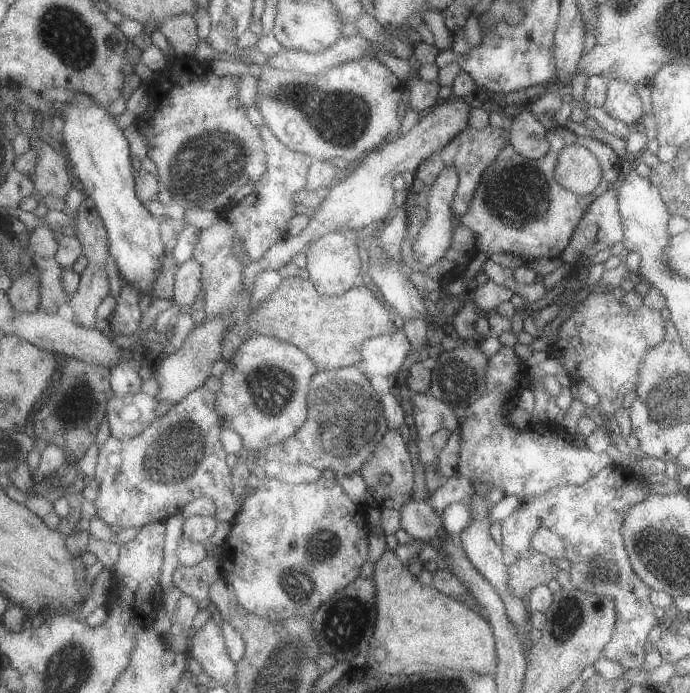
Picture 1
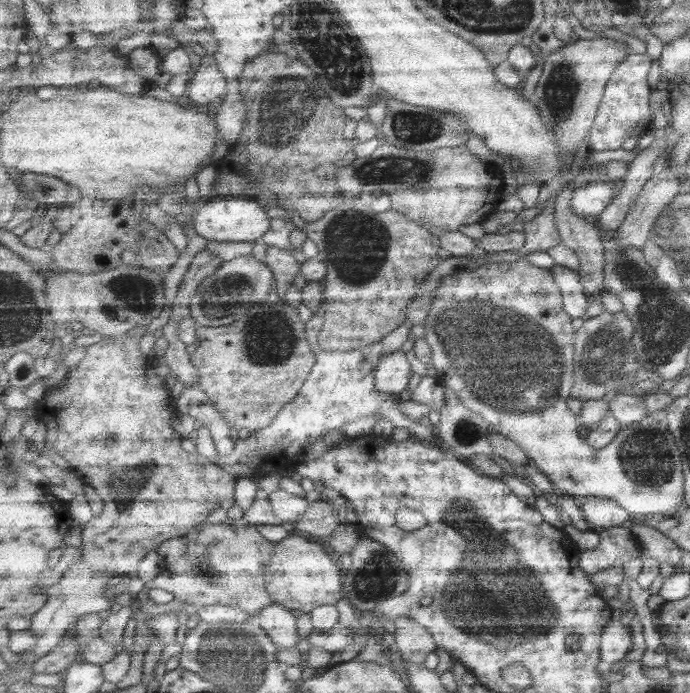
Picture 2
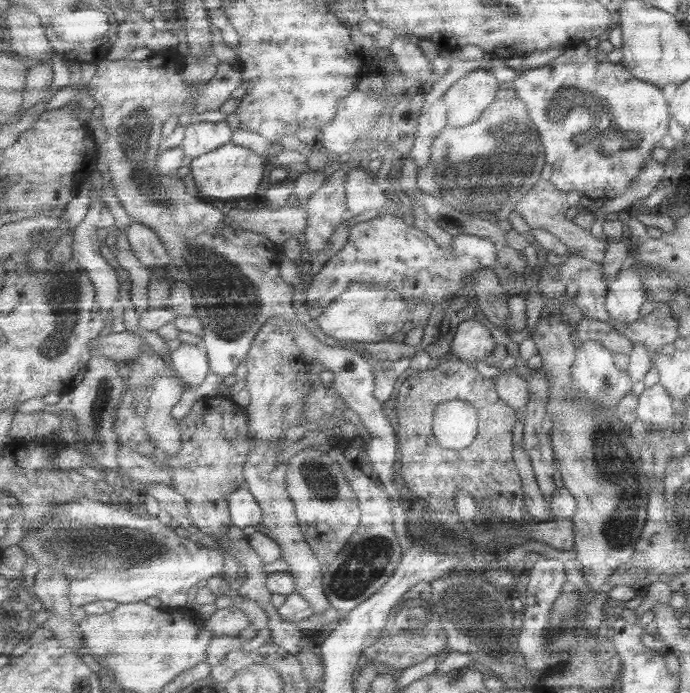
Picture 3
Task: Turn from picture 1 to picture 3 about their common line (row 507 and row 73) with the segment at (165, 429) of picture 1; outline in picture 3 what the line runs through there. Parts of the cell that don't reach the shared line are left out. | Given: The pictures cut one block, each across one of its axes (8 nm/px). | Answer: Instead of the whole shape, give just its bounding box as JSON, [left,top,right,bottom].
[85,52,415,510]

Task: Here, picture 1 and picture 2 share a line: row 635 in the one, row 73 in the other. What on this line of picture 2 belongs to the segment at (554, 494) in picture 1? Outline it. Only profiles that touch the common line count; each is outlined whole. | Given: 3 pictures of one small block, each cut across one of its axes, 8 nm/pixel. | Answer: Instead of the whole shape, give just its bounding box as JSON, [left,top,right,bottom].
[589,52,655,152]

